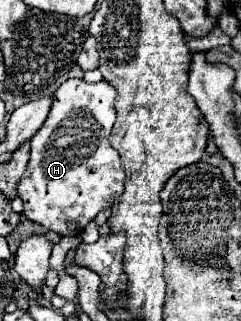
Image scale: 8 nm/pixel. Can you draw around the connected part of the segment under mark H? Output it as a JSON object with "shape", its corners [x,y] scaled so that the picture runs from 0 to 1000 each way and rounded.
{"shape":[[[286,246],[228,283],[203,364],[129,433],[129,495],[71,583],[112,682],[245,732],[328,732],[411,657],[461,645],[510,601],[519,533],[502,520],[494,477],[452,452],[452,414],[477,383],[477,302],[485,290],[444,252],[361,259],[344,246]]]}

